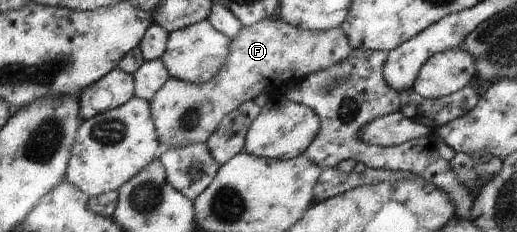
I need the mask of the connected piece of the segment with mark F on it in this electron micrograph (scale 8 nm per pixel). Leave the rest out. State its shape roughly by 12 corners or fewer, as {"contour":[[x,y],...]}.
{"contour":[[342,26],[243,27],[212,81],[168,78],[150,104],[163,149],[205,143],[260,93],[348,59]]}

